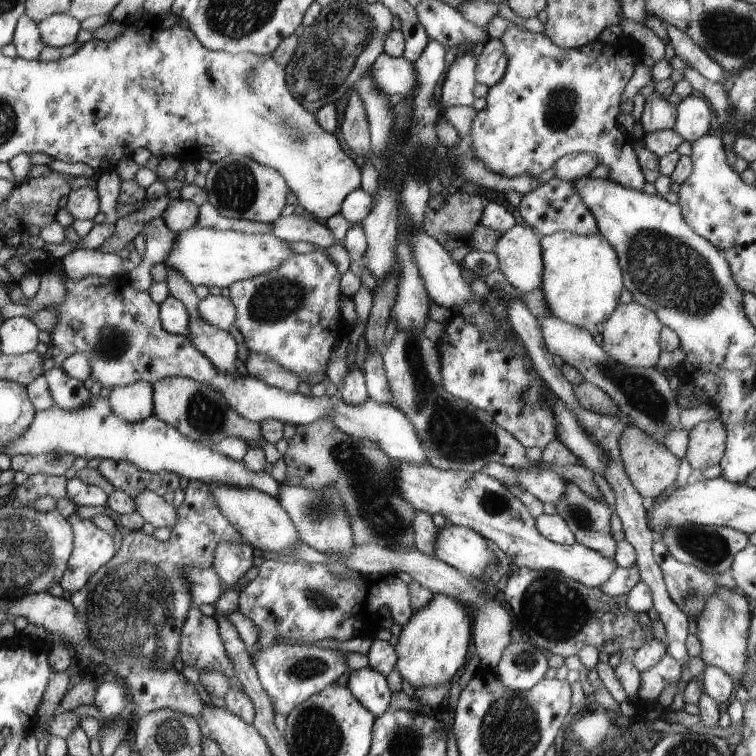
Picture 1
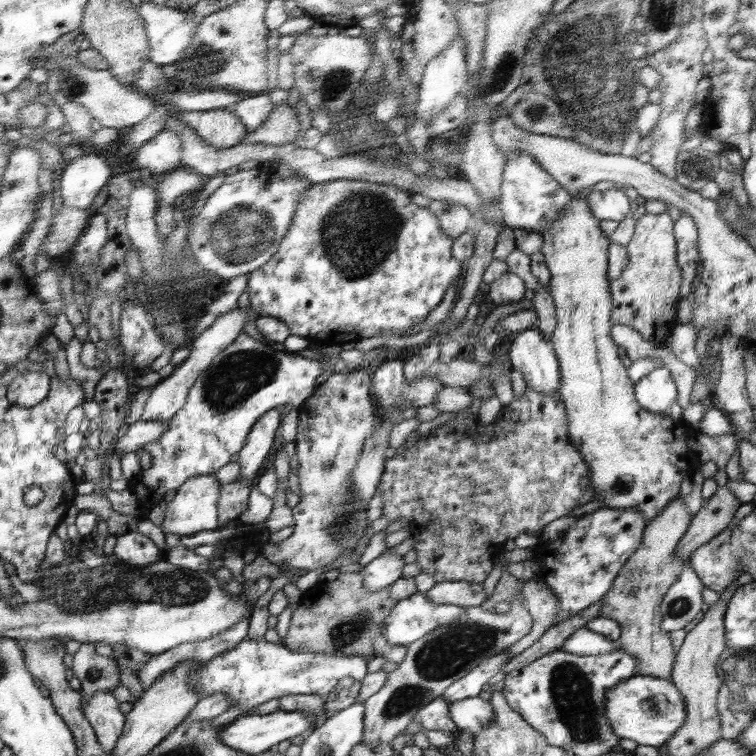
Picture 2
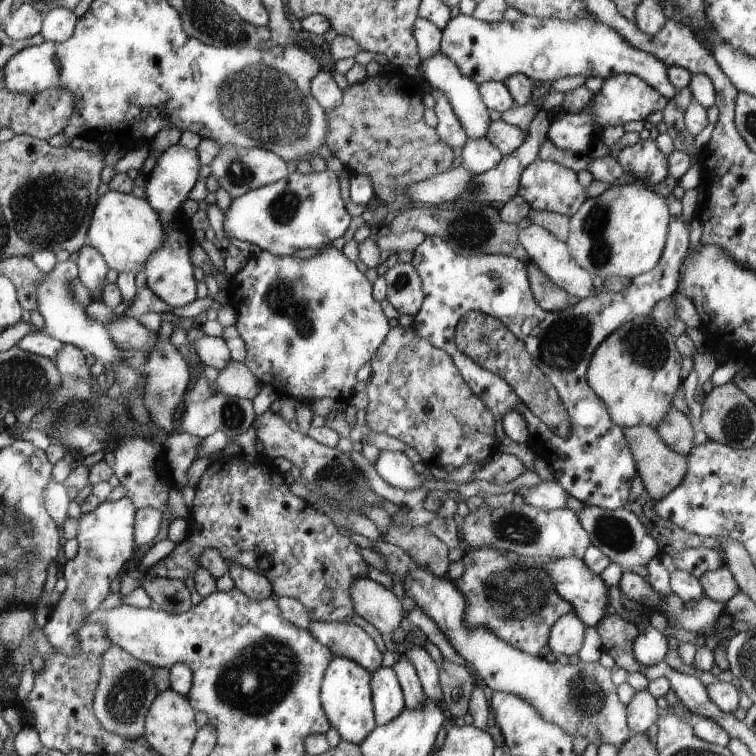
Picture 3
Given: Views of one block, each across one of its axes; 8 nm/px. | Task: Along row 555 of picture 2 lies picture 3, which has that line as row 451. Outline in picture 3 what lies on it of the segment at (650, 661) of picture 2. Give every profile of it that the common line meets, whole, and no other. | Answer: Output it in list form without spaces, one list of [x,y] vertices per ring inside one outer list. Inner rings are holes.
[[[650,426],[623,428],[623,431],[628,446],[631,446],[632,456],[636,459],[636,470],[644,483],[644,488],[654,500],[662,500],[666,494],[682,485],[688,470],[686,454],[672,450],[672,447],[668,446],[668,443],[660,438],[660,434]]]

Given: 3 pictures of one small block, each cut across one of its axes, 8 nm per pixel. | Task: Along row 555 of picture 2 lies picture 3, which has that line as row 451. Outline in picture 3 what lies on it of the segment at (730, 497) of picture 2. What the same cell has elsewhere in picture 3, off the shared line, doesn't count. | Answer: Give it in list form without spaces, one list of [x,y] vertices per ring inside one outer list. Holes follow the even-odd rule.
[[[670,410],[668,416],[660,426],[654,426],[654,430],[660,434],[660,438],[672,447],[672,450],[680,454],[690,454],[694,448],[694,436],[696,431],[692,428],[686,414],[680,410]]]

